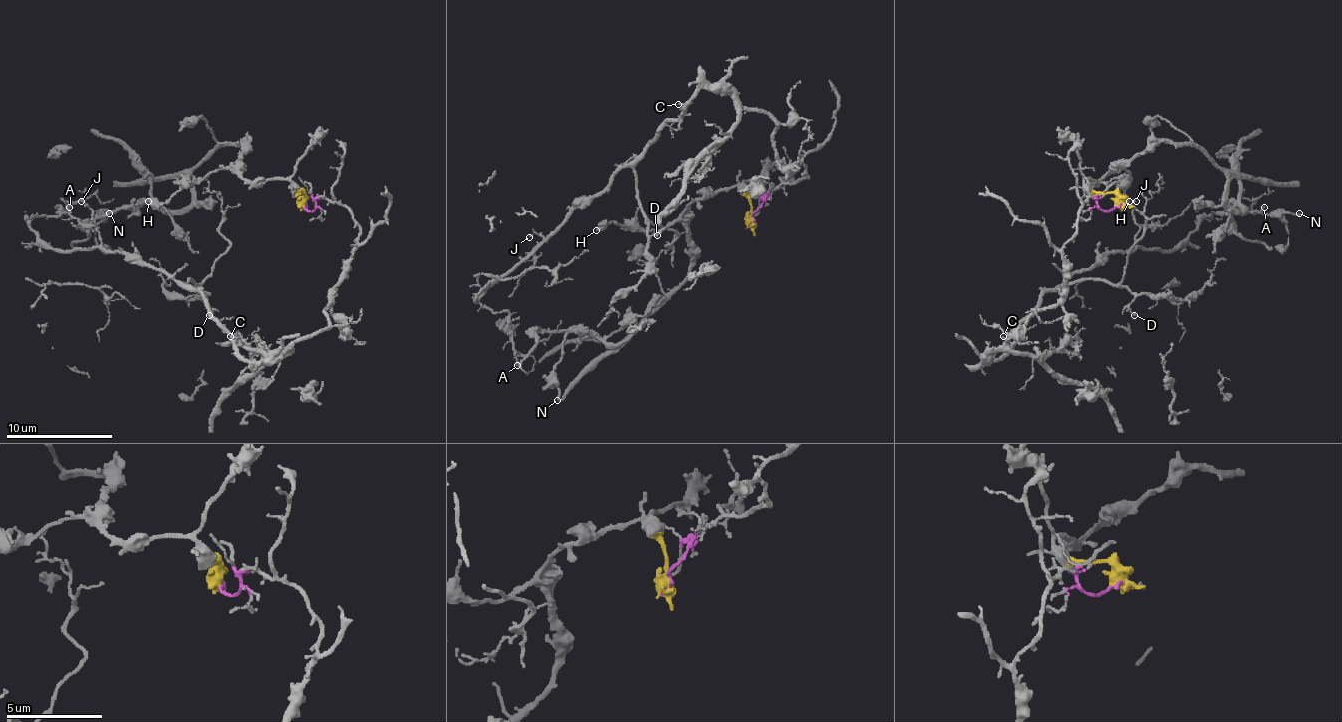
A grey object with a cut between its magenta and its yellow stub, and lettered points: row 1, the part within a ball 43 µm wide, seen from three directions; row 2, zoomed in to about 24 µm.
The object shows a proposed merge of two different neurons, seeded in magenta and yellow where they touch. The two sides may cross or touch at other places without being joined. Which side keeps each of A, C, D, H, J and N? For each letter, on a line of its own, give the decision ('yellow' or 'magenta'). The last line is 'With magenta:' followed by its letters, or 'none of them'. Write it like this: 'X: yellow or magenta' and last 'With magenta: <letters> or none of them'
A: magenta
C: magenta
D: magenta
H: yellow
J: magenta
N: yellow
With magenta: A, C, D, J

